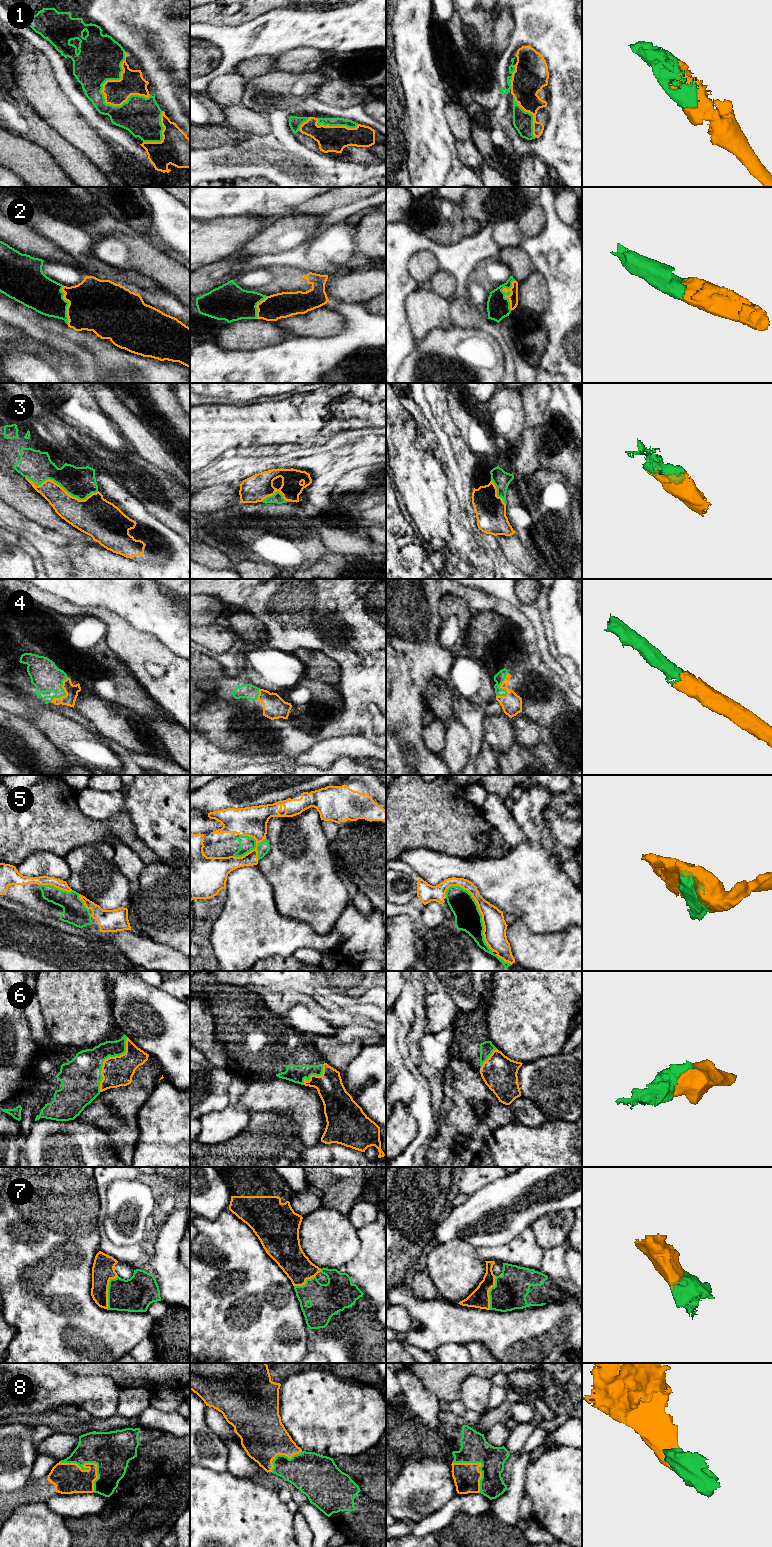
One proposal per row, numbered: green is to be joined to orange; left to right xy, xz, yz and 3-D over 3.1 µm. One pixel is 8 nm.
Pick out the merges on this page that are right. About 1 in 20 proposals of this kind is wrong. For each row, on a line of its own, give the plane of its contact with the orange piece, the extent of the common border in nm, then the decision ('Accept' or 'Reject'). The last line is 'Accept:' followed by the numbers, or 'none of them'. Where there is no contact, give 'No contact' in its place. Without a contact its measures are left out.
1: Touches orange in xy. Shared border 460 nm. Accept
2: Touches orange in yz. Shared border 260 nm. Accept
3: Touches orange in xy. Shared border 600 nm. Accept
4: Touches orange in yz. Shared border 220 nm. Accept
5: Touches orange in yz. Shared border 650 nm. Accept
6: Touches orange in xy. Shared border 500 nm. Accept
7: Touches orange in xy. Shared border 280 nm. Accept
8: Touches orange in xy. Shared border 380 nm. Accept
Accept: 1, 2, 3, 4, 5, 6, 7, 8

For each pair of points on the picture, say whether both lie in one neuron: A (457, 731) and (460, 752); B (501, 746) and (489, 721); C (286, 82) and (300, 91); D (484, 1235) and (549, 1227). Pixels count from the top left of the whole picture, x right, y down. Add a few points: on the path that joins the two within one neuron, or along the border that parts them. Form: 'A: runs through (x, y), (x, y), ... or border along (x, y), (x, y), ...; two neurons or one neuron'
A: runs through (457, 736), (457, 747); one neuron
B: runs through (501, 740), (501, 733), (495, 727); one neuron
C: runs through (289, 85), (297, 88); one neuron
D: border along (551, 1213), (542, 1215), (531, 1226); two neurons

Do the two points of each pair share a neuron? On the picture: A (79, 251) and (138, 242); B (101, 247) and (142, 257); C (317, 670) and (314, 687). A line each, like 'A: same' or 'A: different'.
A: different
B: same
C: different

